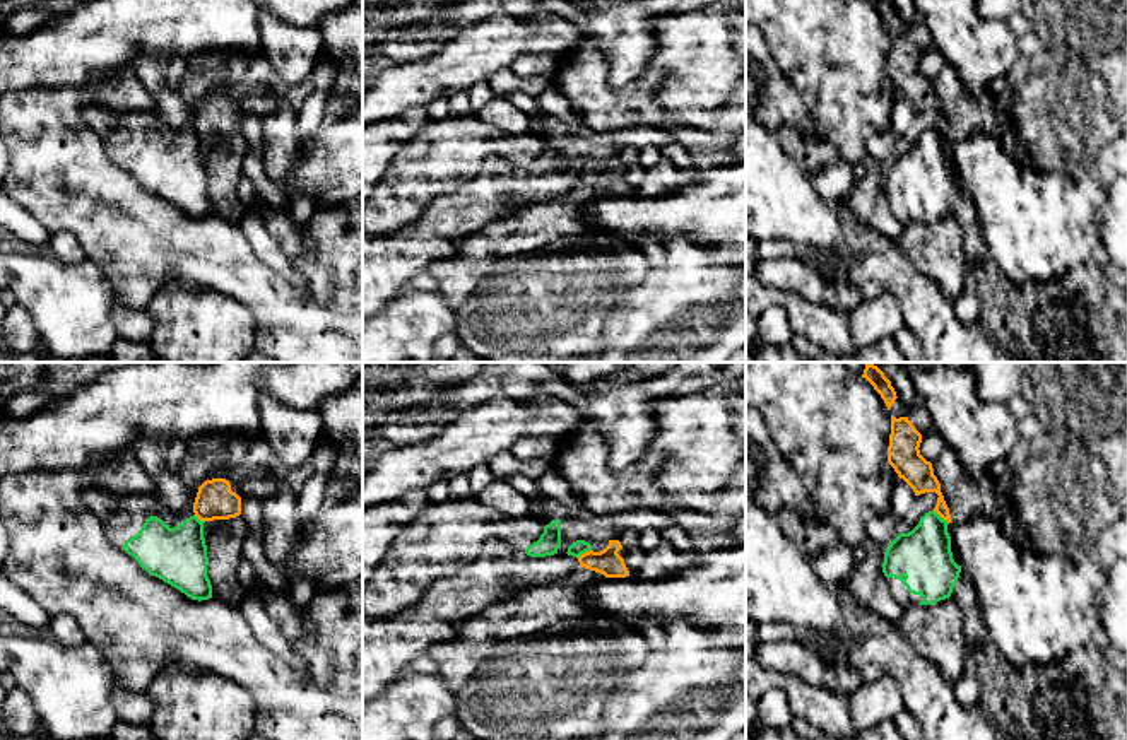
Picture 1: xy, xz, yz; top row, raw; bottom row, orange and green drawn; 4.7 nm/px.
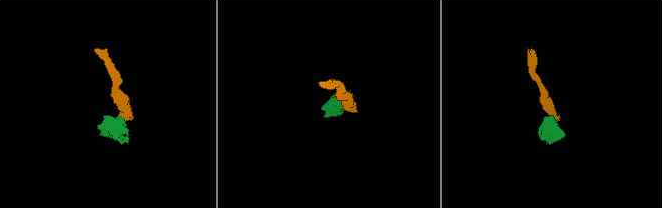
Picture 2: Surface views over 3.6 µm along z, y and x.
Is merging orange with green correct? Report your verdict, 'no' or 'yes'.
no

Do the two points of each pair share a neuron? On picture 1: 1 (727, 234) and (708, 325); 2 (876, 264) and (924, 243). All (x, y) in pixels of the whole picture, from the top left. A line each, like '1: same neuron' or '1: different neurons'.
1: different neurons
2: different neurons

